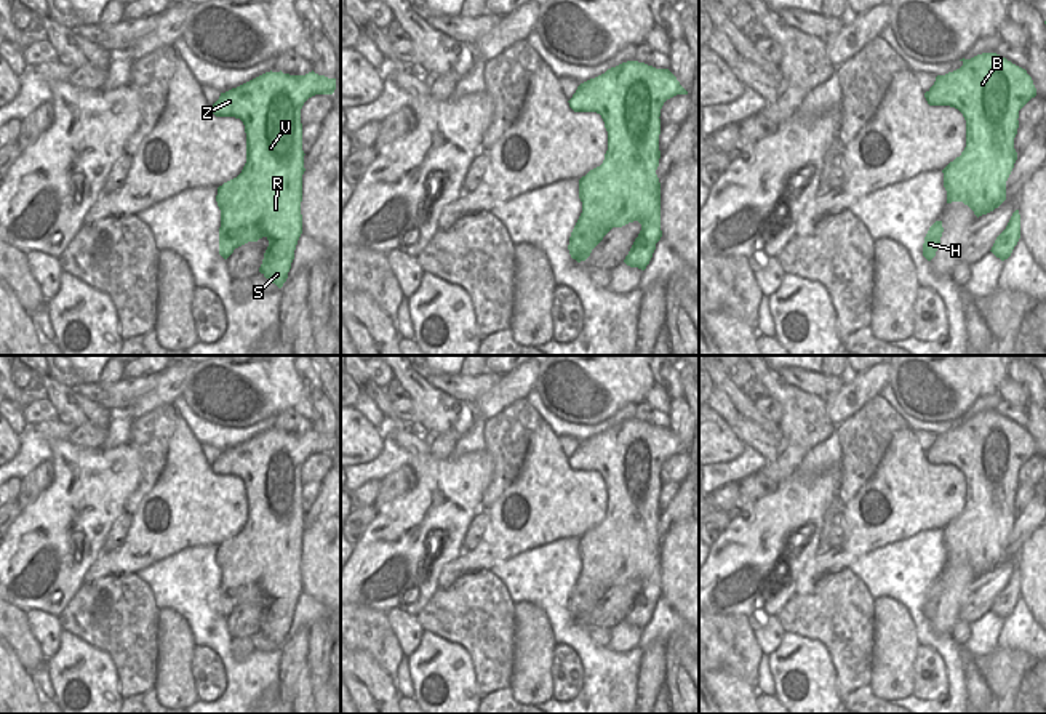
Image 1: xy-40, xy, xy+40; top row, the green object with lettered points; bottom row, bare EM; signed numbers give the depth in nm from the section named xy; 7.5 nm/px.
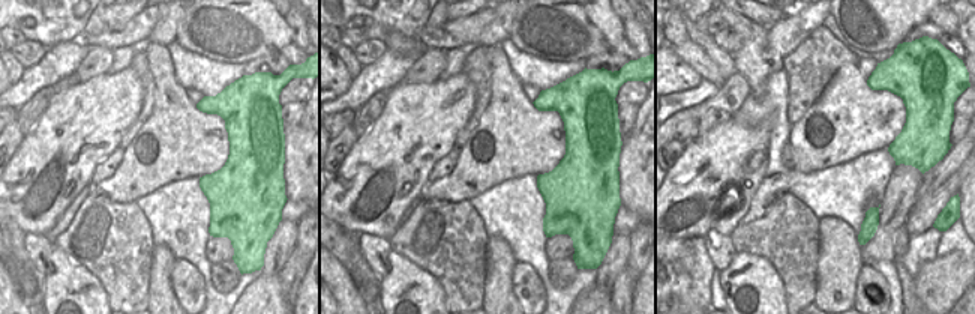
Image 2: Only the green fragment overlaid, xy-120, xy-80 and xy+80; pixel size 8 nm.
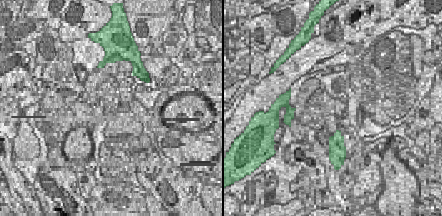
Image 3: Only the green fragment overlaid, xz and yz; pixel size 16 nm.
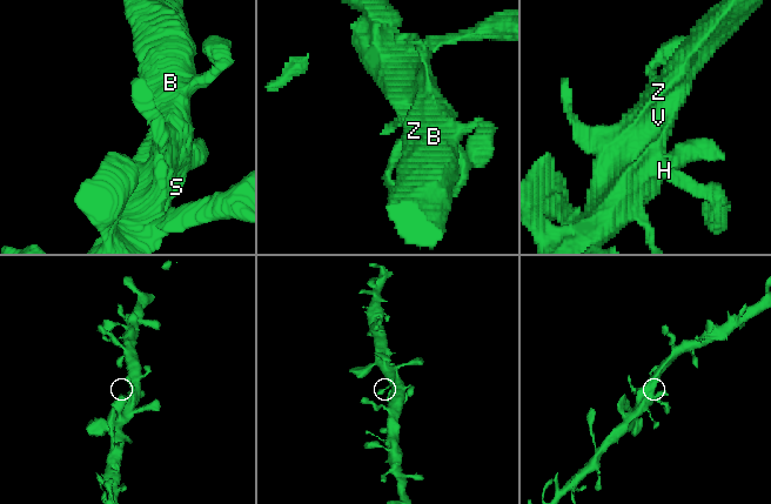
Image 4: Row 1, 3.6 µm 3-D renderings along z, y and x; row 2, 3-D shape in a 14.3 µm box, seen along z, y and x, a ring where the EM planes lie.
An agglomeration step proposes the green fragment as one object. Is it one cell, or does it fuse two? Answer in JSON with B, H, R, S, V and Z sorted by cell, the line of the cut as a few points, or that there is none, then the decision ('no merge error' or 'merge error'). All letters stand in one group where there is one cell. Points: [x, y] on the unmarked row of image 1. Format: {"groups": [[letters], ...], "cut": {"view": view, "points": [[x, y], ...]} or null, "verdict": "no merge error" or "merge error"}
{"groups": [["B", "H", "R", "S", "V", "Z"]], "cut": null, "verdict": "no merge error"}

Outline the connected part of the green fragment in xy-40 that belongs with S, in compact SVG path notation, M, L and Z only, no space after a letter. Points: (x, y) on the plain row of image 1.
M265 431L237 447L221 451L210 466L216 475L235 475L245 483L246 522L242 531L218 546L216 560L221 568L219 613L227 618L235 607L265 596L269 605L259 631L278 647L288 637L294 608L302 592L302 482L301 467L315 453L333 453L336 437Z

